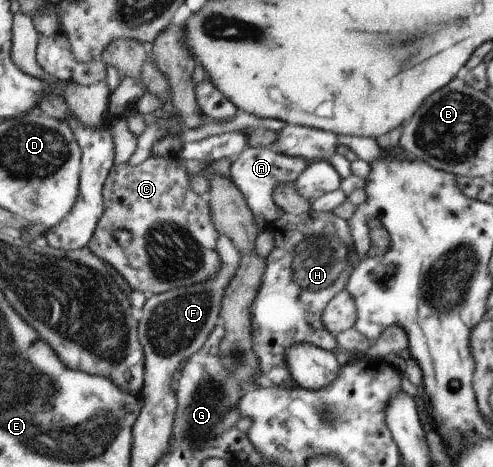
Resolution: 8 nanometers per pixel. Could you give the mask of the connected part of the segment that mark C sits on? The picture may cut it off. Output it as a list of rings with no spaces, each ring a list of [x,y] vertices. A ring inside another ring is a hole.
[[[171,154],[171,156],[159,156],[149,157],[149,160],[145,160],[141,166],[131,166],[131,164],[121,164],[121,166],[114,166],[111,170],[109,178],[107,178],[106,187],[104,188],[104,196],[106,197],[106,211],[103,213],[102,219],[99,220],[99,226],[95,232],[94,238],[88,244],[89,248],[107,261],[112,267],[114,267],[128,282],[132,290],[139,290],[147,295],[147,298],[155,294],[166,293],[170,290],[177,290],[178,288],[189,288],[193,284],[201,284],[209,278],[213,278],[219,270],[221,270],[221,256],[217,252],[217,240],[219,240],[220,234],[213,224],[213,212],[208,201],[208,197],[204,192],[199,192],[191,186],[191,177],[183,160],[179,154]],[[117,230],[128,230],[132,235],[132,239],[129,244],[121,244],[117,238],[115,238],[115,232]]]

